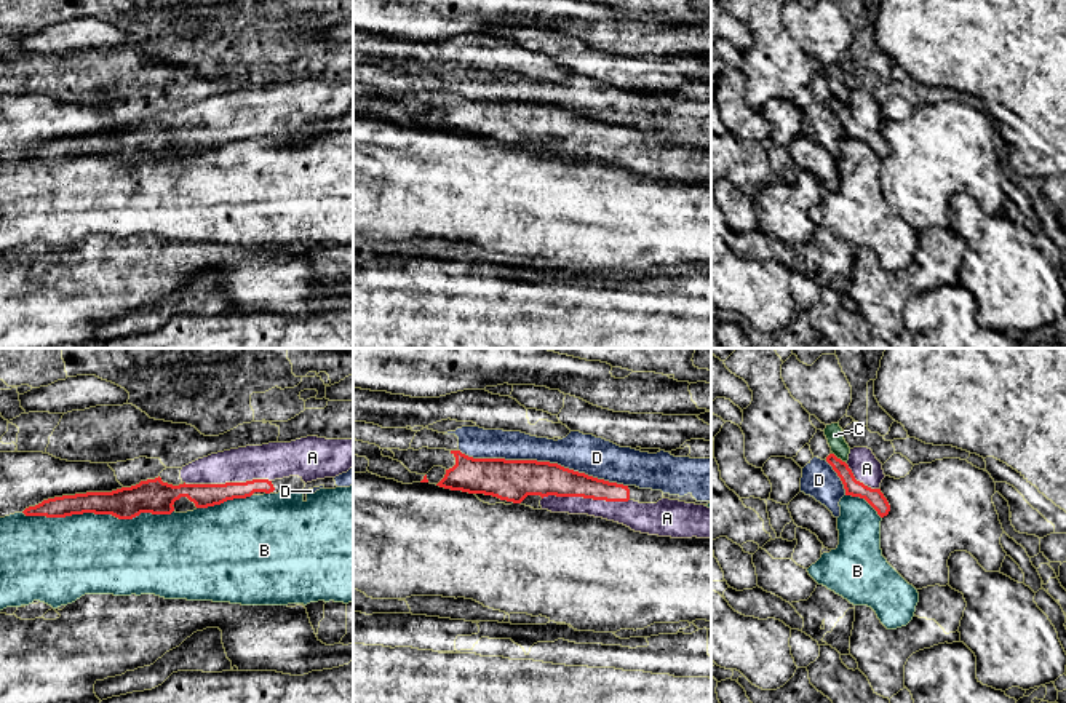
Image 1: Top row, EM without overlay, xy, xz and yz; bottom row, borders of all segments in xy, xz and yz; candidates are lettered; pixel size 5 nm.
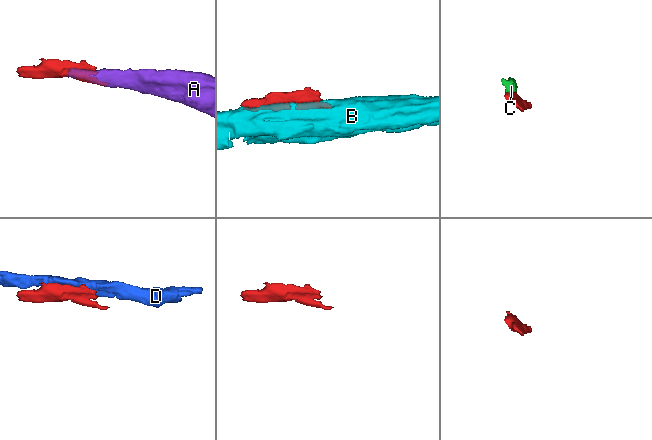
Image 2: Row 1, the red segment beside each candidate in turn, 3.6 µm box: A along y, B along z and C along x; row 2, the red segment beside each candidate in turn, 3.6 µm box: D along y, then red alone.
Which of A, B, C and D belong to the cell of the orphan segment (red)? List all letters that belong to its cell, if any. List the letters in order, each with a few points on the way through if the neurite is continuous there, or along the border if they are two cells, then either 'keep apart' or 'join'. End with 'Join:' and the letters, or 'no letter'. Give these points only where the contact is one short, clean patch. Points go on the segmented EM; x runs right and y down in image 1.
A: join
B: keep apart
C: keep apart
D: keep apart
Join: A

